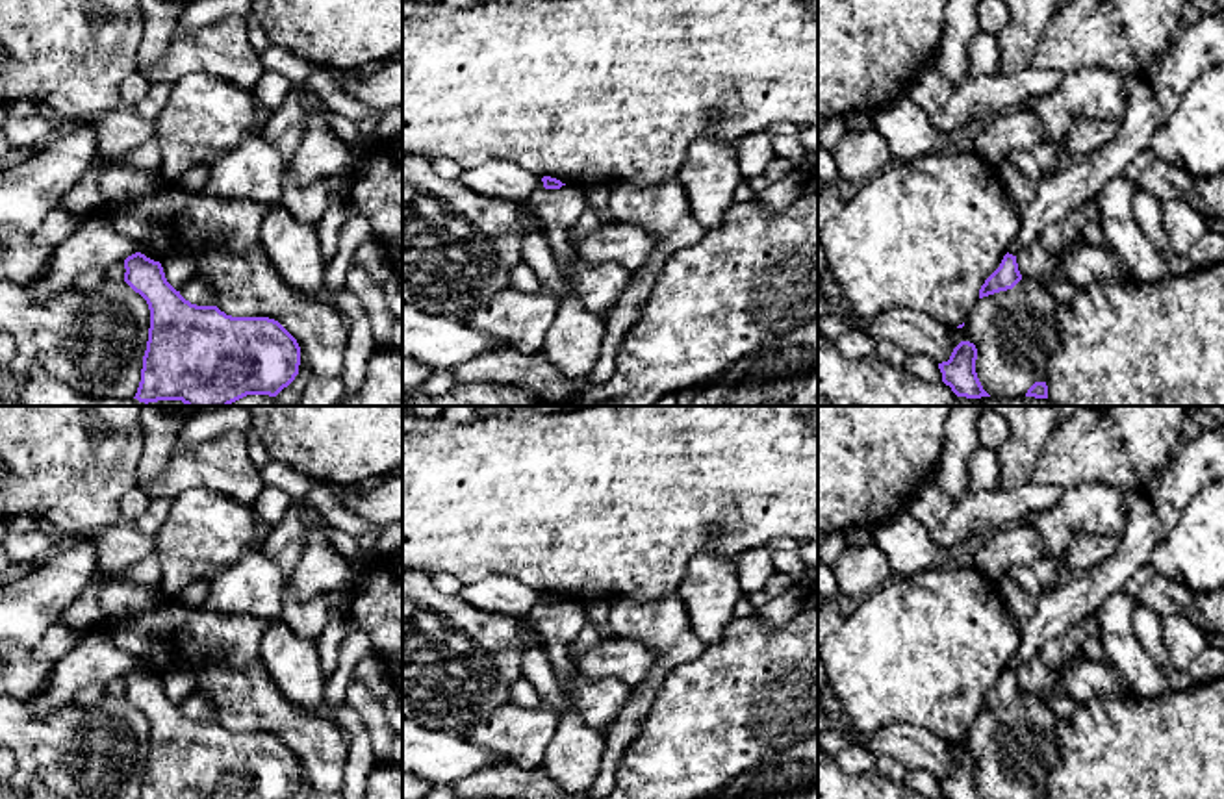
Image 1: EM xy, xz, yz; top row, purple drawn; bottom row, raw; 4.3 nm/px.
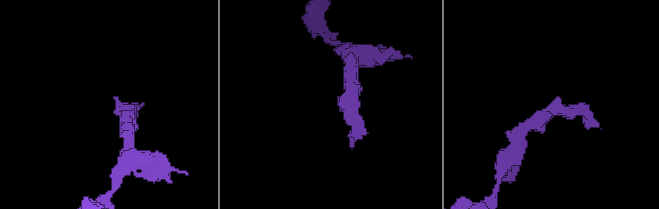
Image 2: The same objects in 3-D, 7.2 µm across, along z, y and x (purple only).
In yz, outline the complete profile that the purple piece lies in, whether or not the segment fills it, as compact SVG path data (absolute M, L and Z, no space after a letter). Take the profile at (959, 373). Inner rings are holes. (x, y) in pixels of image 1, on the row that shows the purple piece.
M961 341L948 361L938 363L942 382L951 387L957 397L981 399L990 397L975 373L977 349L970 341Z

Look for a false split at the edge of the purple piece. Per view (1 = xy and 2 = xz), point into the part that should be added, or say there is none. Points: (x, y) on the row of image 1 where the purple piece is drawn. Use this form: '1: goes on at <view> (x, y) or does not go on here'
1: does not go on here
2: does not go on here

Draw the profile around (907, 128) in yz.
M907 91L872 117L873 128L885 137L894 158L903 161L940 150L953 135L937 130L931 117L912 102Z

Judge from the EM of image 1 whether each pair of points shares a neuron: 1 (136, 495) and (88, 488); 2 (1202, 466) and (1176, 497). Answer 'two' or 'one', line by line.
1: two
2: one

